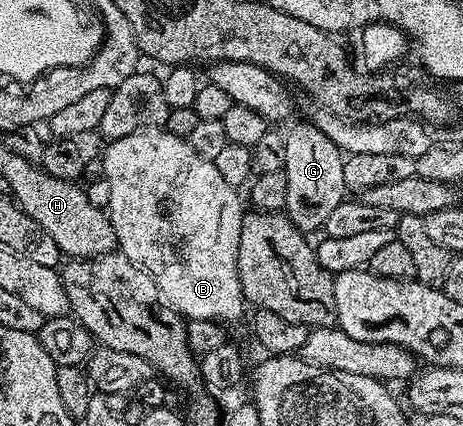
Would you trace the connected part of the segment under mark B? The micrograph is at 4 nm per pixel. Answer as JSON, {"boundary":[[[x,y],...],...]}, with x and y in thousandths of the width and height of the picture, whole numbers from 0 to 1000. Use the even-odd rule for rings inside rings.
{"boundary":[[[356,298],[298,303],[229,345],[218,359],[220,413],[238,432],[229,493],[248,535],[255,592],[333,650],[352,707],[397,746],[475,758],[516,746],[529,723],[512,636],[512,589],[529,507],[529,481],[525,491],[516,474],[518,446],[486,430],[458,371],[434,366],[406,324],[369,315]]]}

